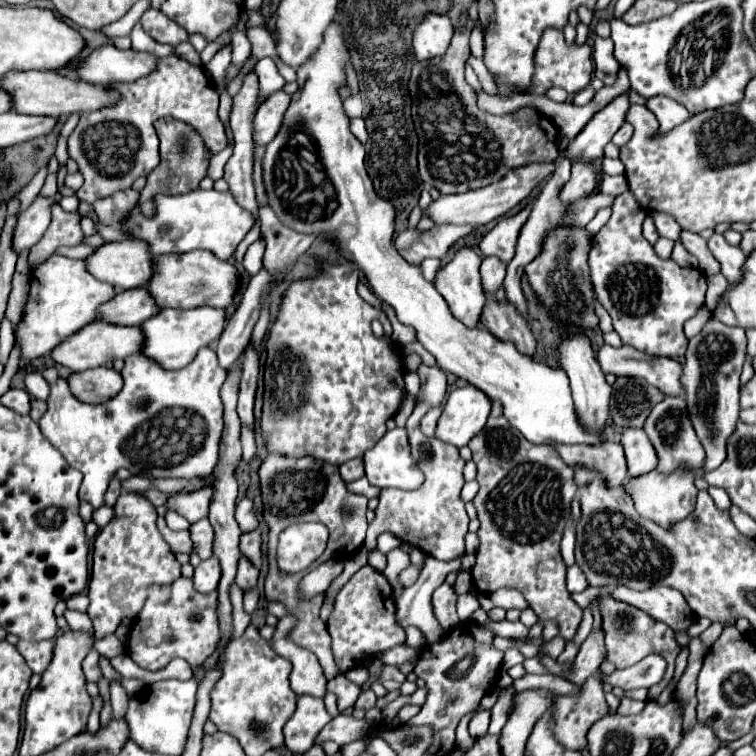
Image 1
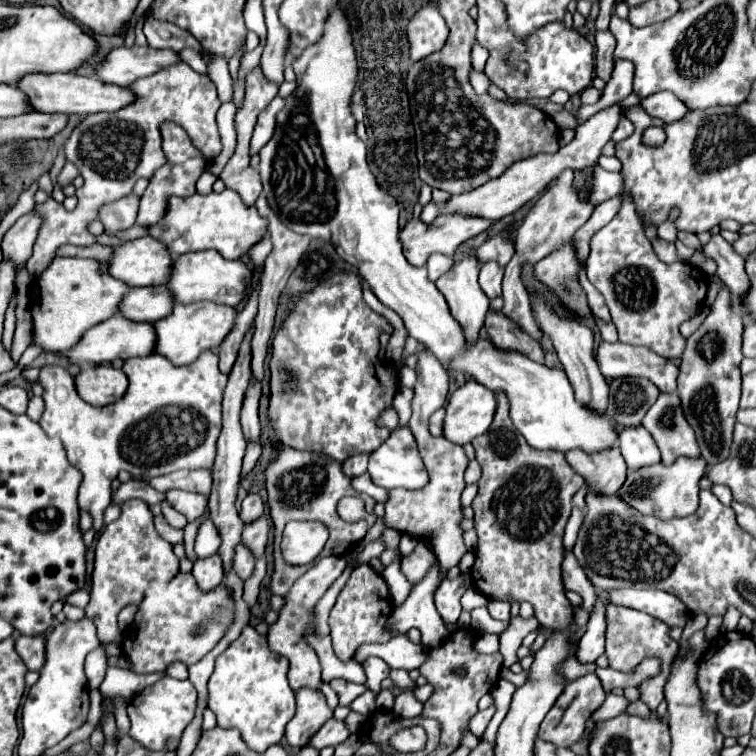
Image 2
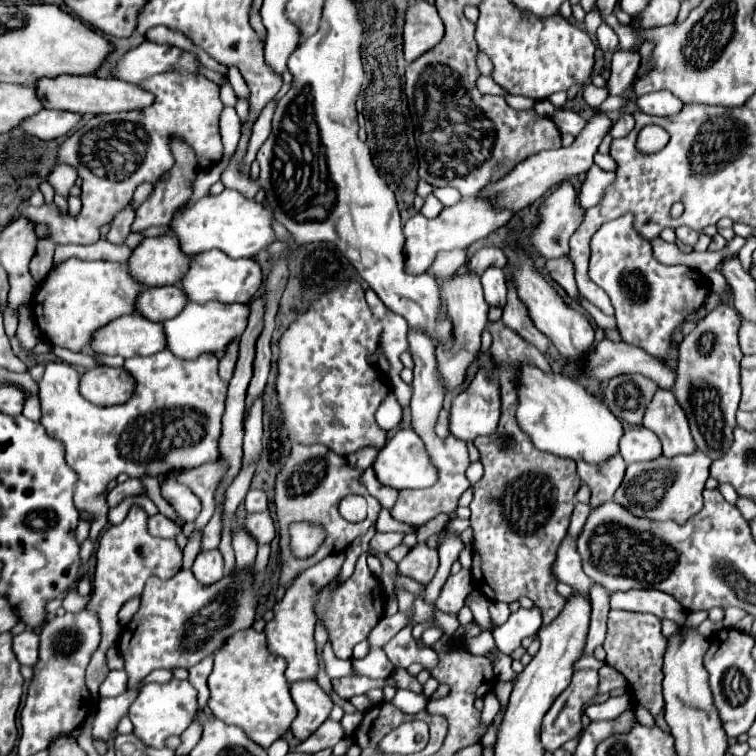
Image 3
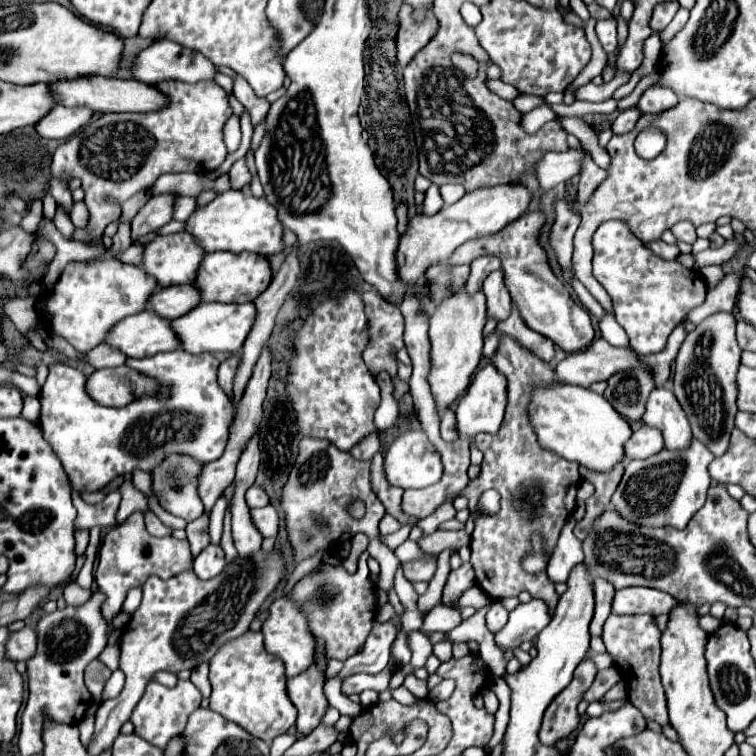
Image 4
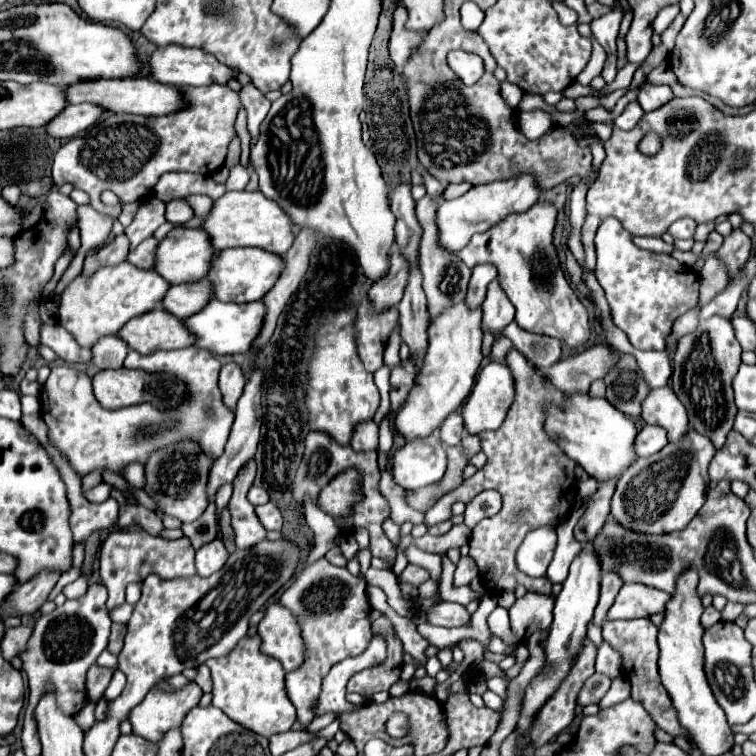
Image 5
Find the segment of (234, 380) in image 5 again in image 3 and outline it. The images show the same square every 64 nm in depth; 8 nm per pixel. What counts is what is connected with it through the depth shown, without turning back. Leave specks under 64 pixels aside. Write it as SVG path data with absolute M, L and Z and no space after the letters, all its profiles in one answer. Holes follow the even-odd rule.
M238 338L224 350L224 356L220 358L220 378L222 380L230 380L232 372L234 372L234 364L238 358Z

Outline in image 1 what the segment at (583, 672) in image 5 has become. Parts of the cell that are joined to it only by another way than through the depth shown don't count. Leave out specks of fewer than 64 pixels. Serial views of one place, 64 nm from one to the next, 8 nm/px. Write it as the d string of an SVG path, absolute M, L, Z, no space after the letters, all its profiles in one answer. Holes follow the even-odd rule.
M594 676L588 678L580 690L582 694L576 698L558 696L556 700L556 736L568 750L586 750L586 734L590 726L610 714L602 684Z

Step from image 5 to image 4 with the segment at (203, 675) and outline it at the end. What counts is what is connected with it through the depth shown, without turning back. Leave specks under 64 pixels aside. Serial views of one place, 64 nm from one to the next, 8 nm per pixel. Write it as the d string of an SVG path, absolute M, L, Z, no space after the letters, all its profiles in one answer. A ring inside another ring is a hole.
M204 662L204 664L200 664L200 666L196 666L194 670L192 670L192 676L190 676L190 680L196 684L196 688L200 688L200 694L204 696L204 698L208 698L210 696L210 682L208 682L208 662Z

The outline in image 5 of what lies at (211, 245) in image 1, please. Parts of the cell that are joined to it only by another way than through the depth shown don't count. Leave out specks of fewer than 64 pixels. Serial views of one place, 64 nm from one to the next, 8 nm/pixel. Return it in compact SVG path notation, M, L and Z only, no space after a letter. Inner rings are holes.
M226 192L222 198L218 198L212 206L212 210L202 216L200 228L210 236L210 244L216 250L224 248L262 248L272 254L286 254L286 250L292 246L292 222L282 212L282 208L268 200L260 192Z

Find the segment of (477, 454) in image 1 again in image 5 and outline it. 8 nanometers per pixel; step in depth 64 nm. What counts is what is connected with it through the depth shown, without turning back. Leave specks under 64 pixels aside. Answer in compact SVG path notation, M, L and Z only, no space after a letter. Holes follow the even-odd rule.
M512 348L506 354L504 364L508 364L514 380L516 380L516 396L512 402L512 408L506 414L504 424L494 430L494 432L480 432L480 446L482 452L488 456L488 462L484 464L484 468L480 468L472 478L464 480L456 490L448 492L444 498L440 498L433 508L425 513L425 525L433 526L436 523L449 520L452 516L451 506L462 500L462 502L472 502L472 498L484 490L498 490L502 494L502 510L492 516L492 518L484 518L478 522L478 526L472 530L470 536L470 556L476 562L478 570L480 570L480 578L484 580L486 588L490 592L514 592L516 586L526 586L528 592L540 592L540 594L548 594L552 596L552 582L542 576L542 578L530 578L524 572L518 570L516 566L516 550L520 548L520 544L524 542L524 536L540 526L550 526L556 528L562 522L562 516L568 514L568 510L572 510L572 498L576 498L576 476L574 470L578 464L574 464L568 456L564 456L564 452L560 452L560 448L548 440L548 436L542 430L542 420L544 420L544 404L546 402L558 402L560 404L560 392L556 388L552 388L552 384L548 382L548 378L540 372L536 372L536 368L532 368L532 364L528 364L528 360L524 360L524 356L520 356L520 352L516 352L516 348Z

